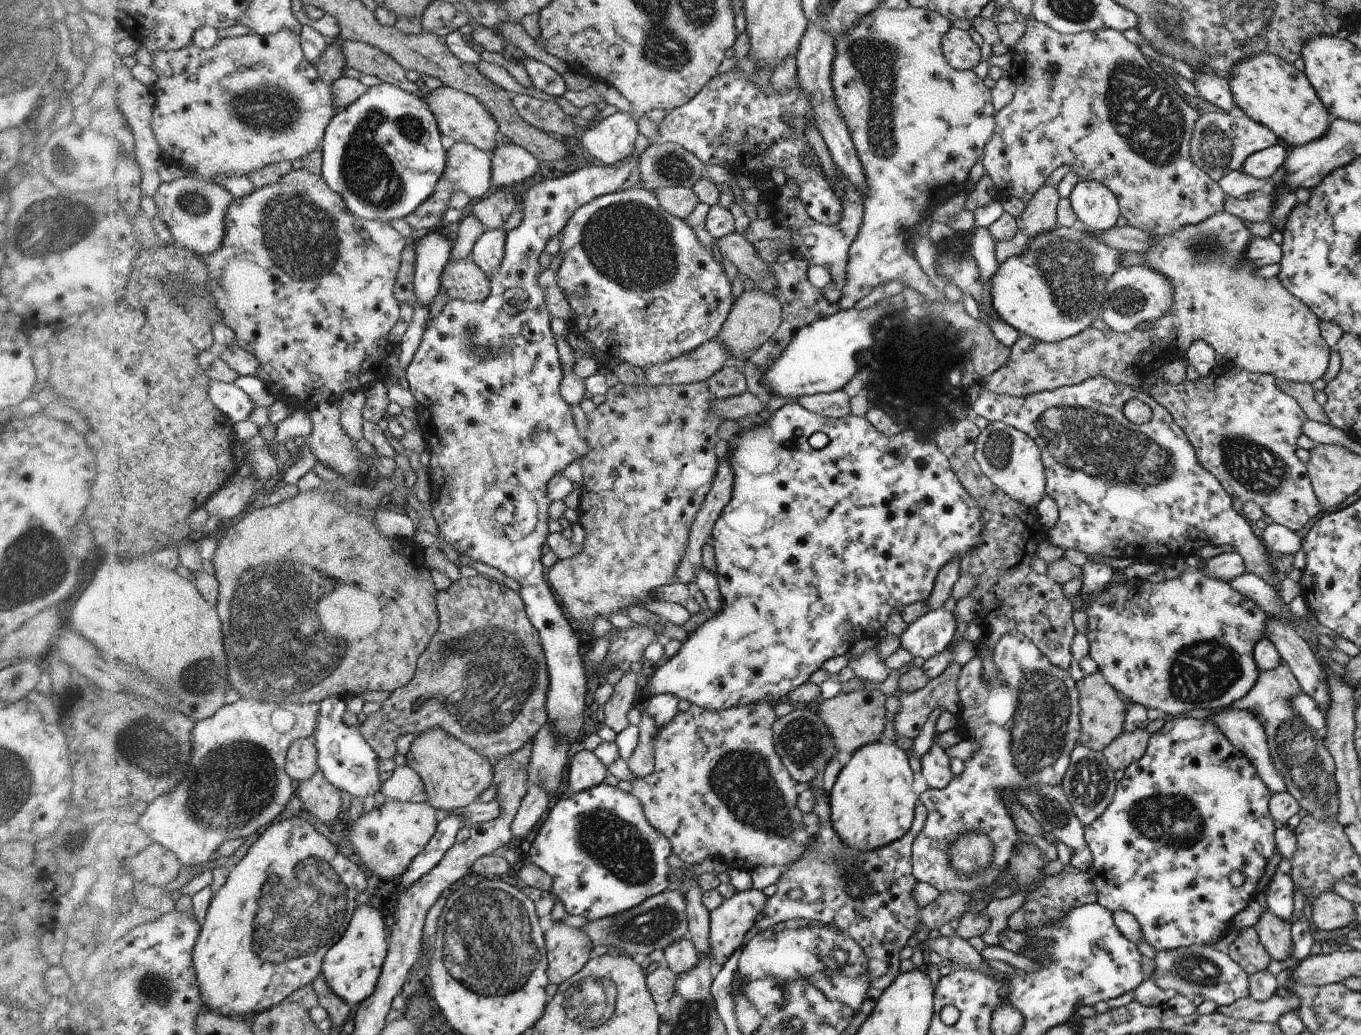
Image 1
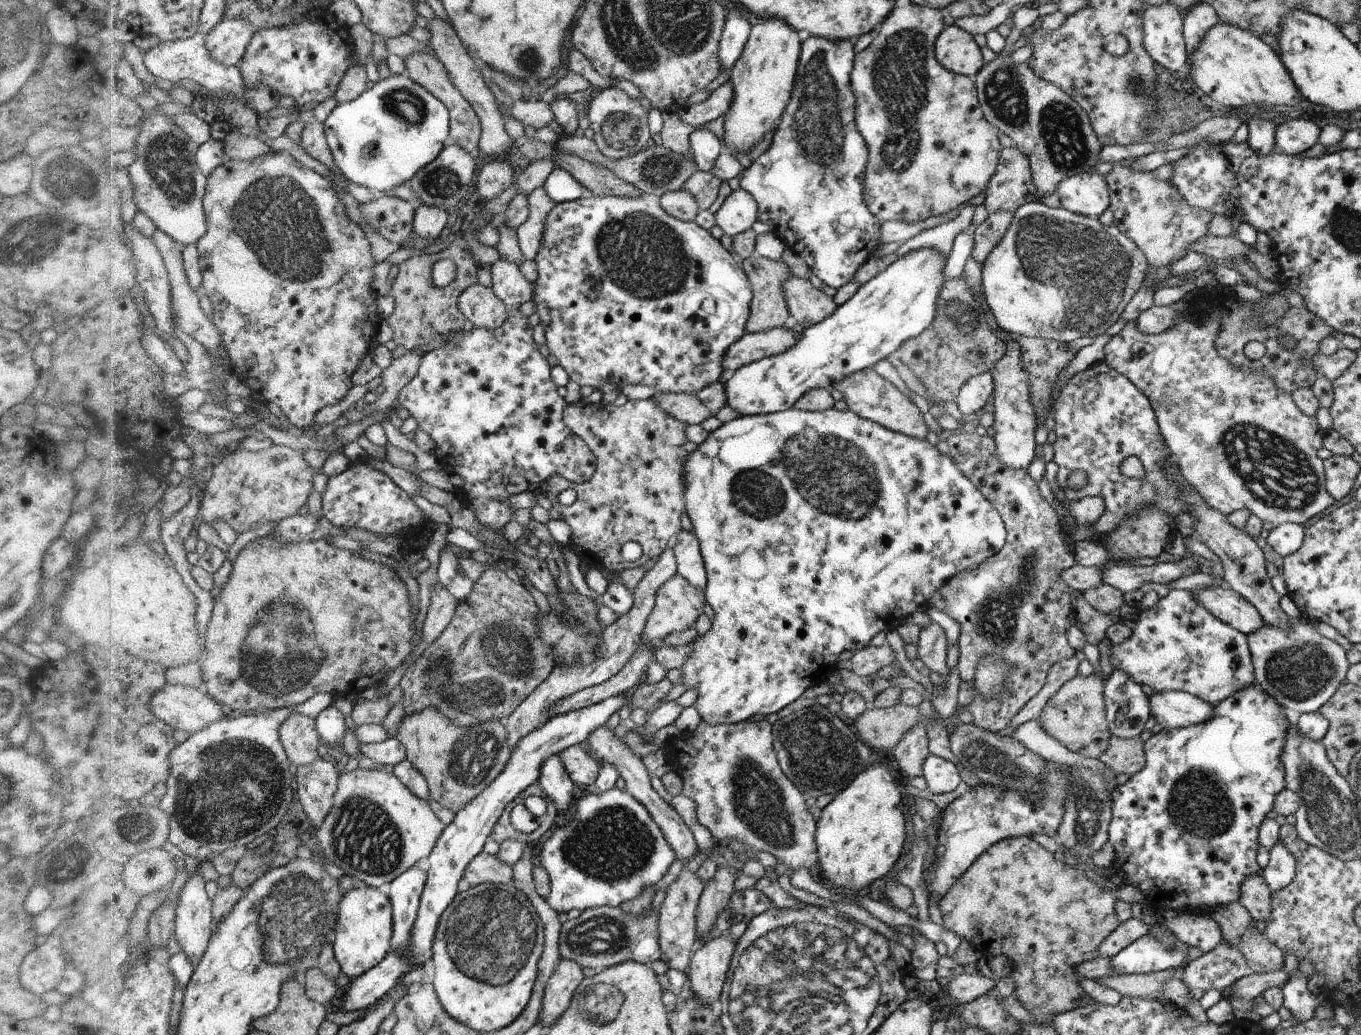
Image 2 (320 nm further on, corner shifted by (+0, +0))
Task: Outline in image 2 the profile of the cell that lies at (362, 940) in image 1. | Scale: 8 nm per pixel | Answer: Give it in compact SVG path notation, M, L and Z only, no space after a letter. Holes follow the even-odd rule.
M360 886L347 893L342 902L342 912L338 918L338 928L334 937L334 948L343 973L352 980L365 975L377 967L392 948L393 906L390 900L382 898L376 887Z

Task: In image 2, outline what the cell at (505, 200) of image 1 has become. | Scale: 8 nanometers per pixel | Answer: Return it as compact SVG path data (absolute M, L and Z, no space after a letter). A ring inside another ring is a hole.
M494 159L488 162L478 172L478 180L474 182L474 189L487 201L494 200L506 192L514 184L514 172L510 164L506 164L503 159Z

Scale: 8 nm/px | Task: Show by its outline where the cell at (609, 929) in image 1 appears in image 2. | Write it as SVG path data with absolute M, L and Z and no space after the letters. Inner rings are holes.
M602 906L582 911L573 920L563 919L558 944L560 957L577 961L582 969L592 968L598 972L627 961L651 964L661 959L658 915L653 906L648 906L638 918L626 914L622 908Z

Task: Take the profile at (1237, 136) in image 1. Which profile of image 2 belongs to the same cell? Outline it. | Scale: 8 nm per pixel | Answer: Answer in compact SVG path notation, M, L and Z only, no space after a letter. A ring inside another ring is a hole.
M1298 117L1288 118L1284 124L1276 128L1275 142L1285 154L1296 156L1306 152L1318 143L1321 129L1310 122Z

